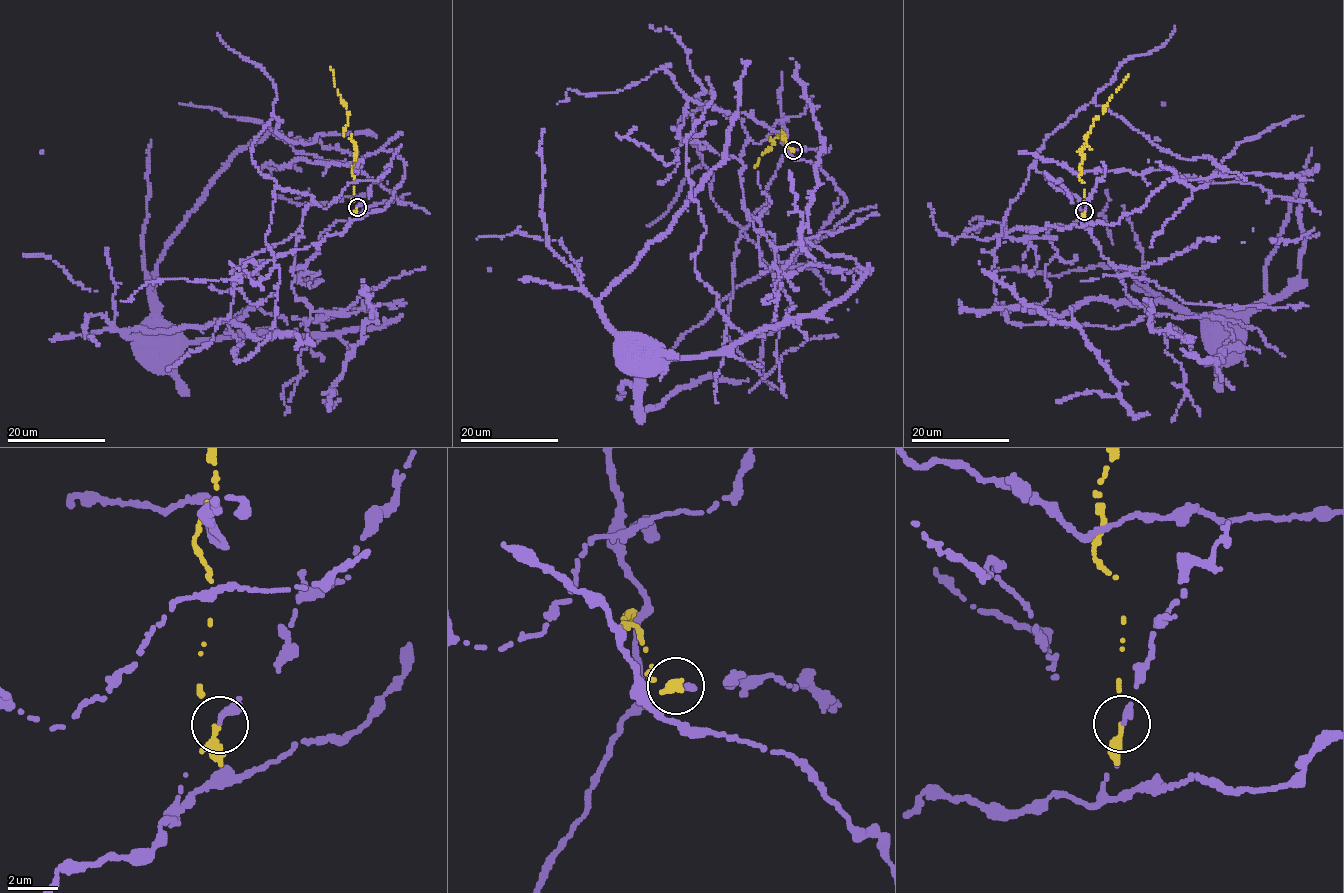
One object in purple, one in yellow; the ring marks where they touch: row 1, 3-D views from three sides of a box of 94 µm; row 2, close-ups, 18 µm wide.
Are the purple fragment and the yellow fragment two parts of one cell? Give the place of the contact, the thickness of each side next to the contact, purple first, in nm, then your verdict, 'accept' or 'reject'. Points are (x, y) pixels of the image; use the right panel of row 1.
place (1084, 211); calibres 240 and 180 nm; reject

